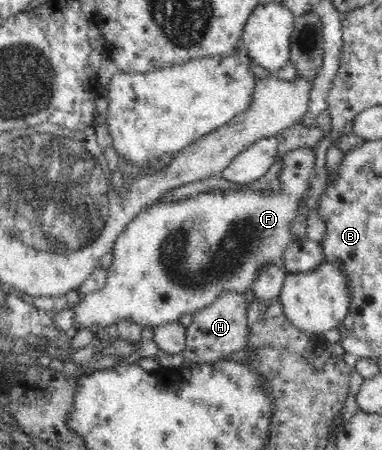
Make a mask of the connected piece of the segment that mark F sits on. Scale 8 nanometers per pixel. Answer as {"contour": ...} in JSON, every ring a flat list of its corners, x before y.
{"contour":[[299,148,283,156,279,172,281,190,273,194,250,190,213,190,183,201,151,205,151,208,141,212,116,238,105,287,85,296,74,306,77,330,90,330,96,325,109,326,124,318,132,318,141,328,167,325,177,322,187,312,194,314,211,306,224,293,245,293,253,287,257,274,265,264,274,264,285,270,283,254,296,240,291,233,292,223,298,218,299,206,303,205,301,200,305,201,311,180,316,176,313,151,312,148]]}

